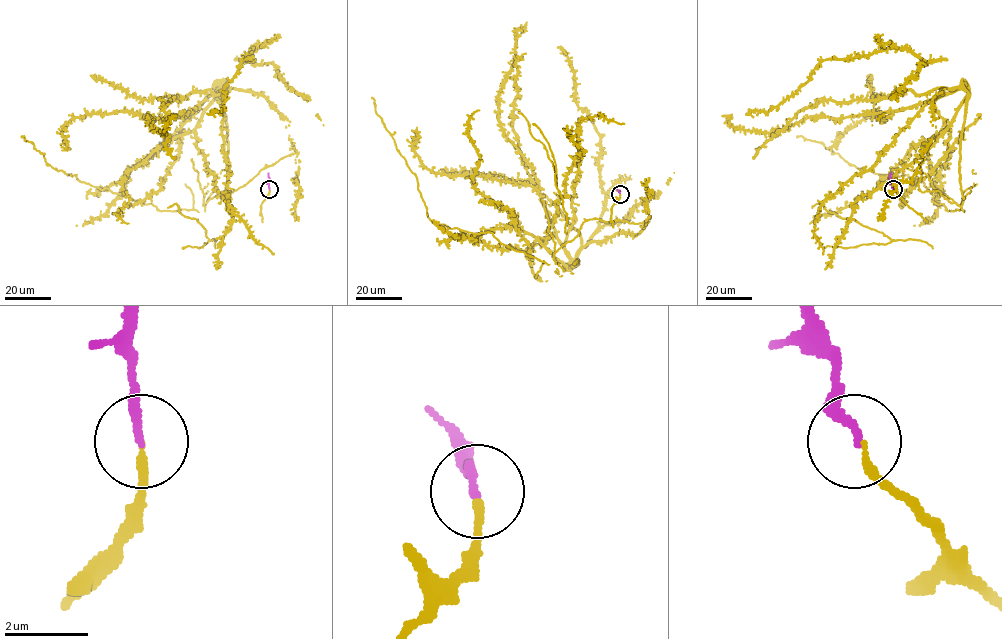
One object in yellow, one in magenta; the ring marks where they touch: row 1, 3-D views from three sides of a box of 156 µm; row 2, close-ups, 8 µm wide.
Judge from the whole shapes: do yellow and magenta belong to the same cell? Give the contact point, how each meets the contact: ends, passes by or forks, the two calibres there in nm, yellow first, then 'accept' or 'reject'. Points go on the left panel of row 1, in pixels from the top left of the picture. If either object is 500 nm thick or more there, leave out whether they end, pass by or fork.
at (269, 189); yellow ends there; magenta ends there; 170 nm thick on the yellow side, 180 nm on the other; accept

